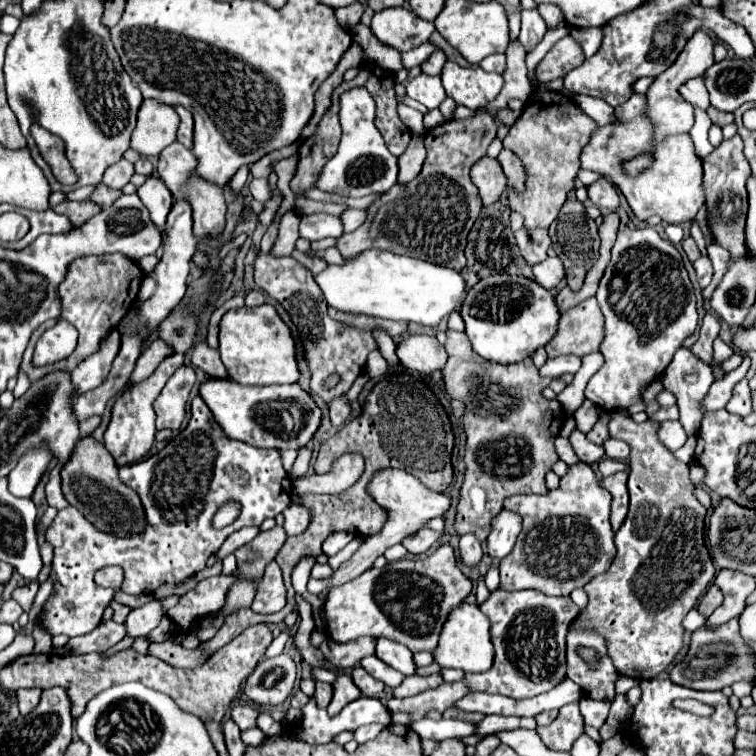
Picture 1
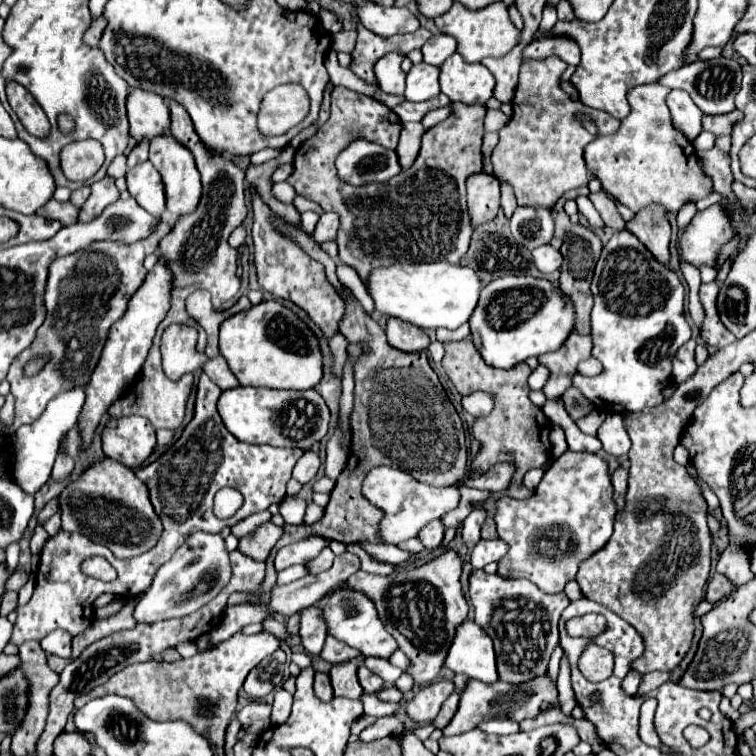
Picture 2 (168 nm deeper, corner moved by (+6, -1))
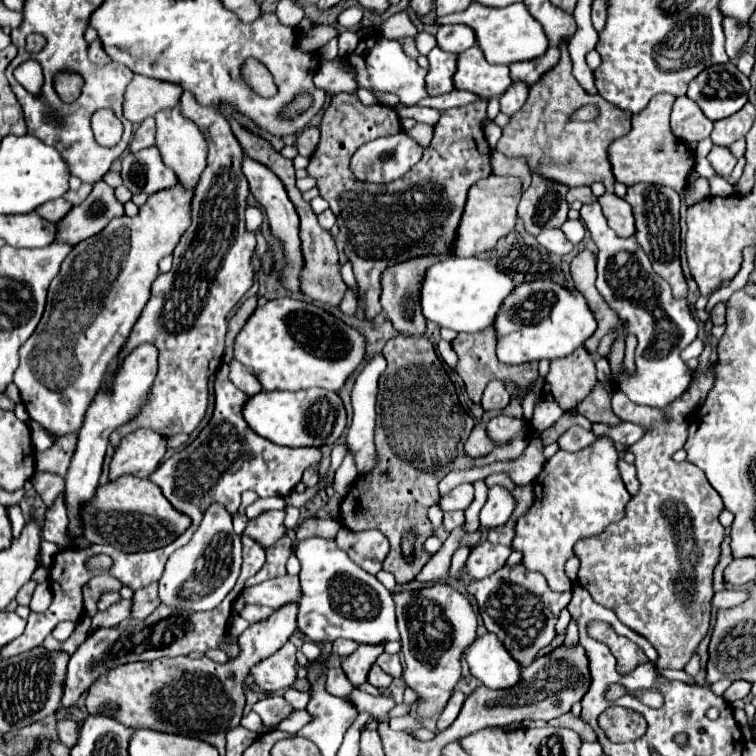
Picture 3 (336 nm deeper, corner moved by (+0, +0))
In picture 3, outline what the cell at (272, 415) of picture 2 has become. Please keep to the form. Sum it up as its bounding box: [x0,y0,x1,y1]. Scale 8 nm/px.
[243,391,345,447]

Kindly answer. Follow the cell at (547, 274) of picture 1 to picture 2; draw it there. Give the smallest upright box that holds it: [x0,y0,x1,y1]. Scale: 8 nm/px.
[533,244,563,274]

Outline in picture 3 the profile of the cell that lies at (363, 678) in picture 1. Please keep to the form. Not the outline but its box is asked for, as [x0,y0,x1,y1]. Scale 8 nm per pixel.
[367,665,391,689]

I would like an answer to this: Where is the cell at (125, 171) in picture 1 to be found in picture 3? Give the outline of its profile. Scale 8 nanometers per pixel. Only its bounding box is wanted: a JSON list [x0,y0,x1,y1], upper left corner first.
[57,181,123,245]

